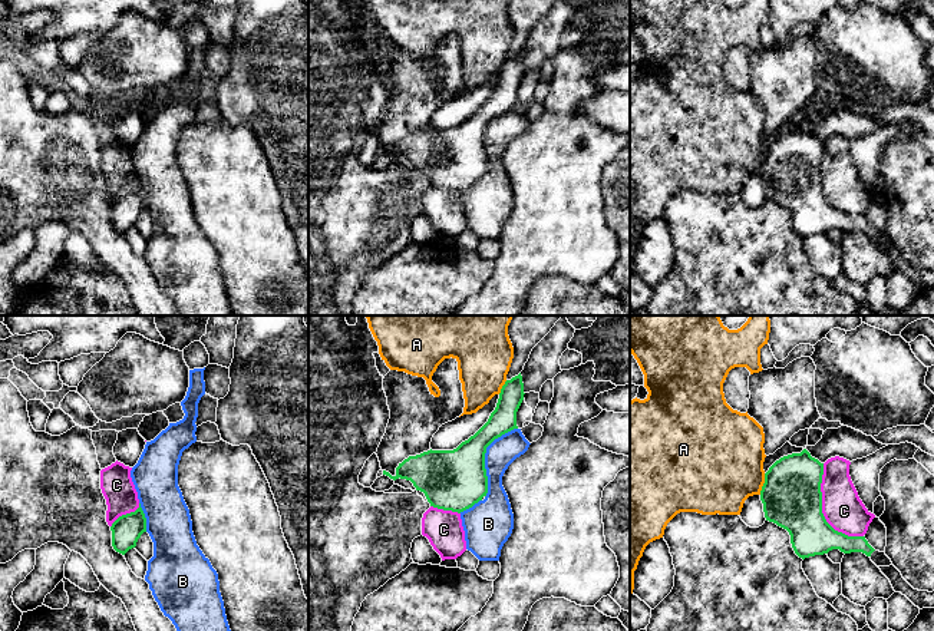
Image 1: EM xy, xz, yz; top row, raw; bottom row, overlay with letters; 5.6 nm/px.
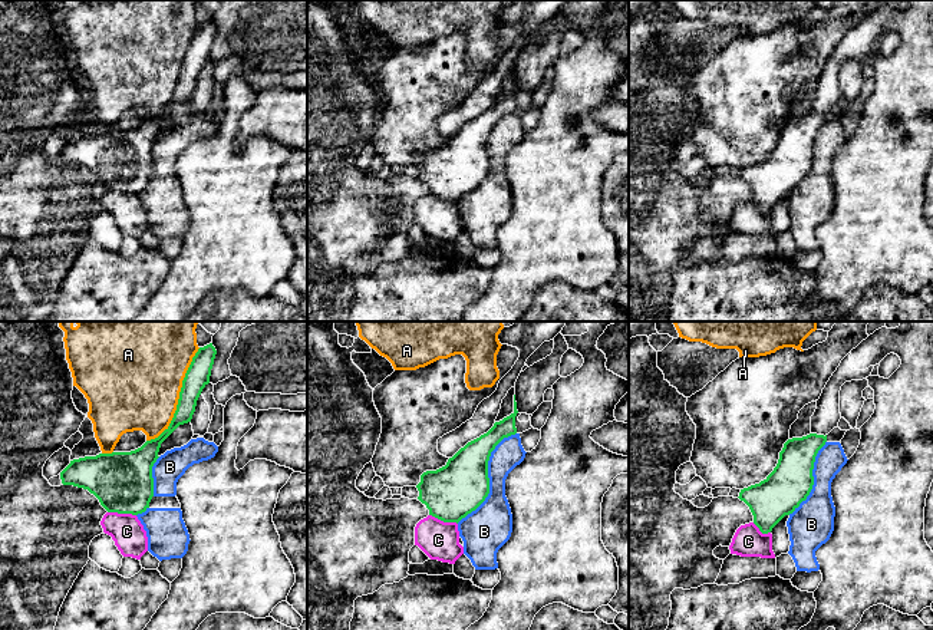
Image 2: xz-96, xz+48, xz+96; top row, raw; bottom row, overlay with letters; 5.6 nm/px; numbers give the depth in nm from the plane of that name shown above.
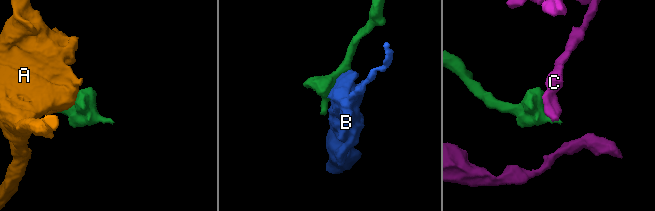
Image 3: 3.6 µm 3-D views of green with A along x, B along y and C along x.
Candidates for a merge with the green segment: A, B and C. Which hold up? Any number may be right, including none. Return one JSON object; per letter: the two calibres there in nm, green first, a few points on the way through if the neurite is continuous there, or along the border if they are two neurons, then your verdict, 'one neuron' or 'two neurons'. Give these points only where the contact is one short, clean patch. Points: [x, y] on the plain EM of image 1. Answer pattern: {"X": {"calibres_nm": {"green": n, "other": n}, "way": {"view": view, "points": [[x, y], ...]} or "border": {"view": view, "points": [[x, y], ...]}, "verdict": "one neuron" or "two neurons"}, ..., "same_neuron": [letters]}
{"A": {"calibres_nm": {"green": 340, "other": 440}, "verdict": "two neurons"}, "B": {"calibres_nm": {"green": 340, "other": 160}, "verdict": "two neurons"}, "C": {"calibres_nm": {"green": 340, "other": 220}, "verdict": "two neurons"}, "same_neuron": []}

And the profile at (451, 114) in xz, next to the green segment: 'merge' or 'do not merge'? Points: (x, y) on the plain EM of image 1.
do not merge

